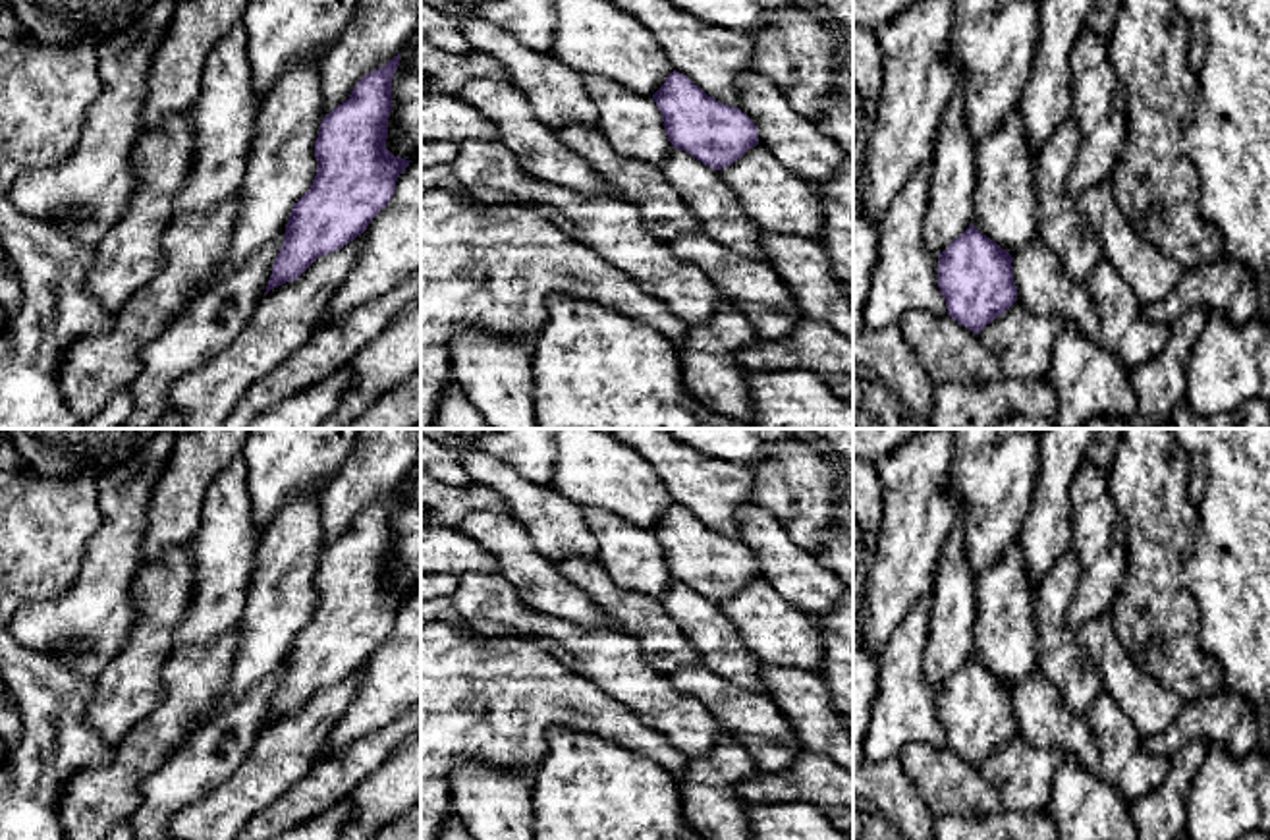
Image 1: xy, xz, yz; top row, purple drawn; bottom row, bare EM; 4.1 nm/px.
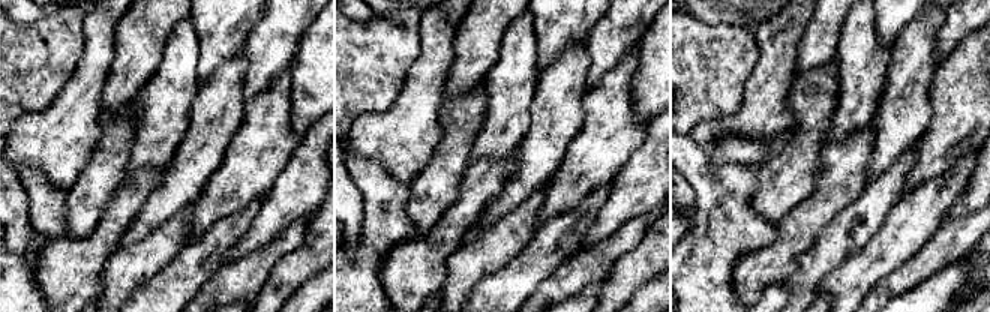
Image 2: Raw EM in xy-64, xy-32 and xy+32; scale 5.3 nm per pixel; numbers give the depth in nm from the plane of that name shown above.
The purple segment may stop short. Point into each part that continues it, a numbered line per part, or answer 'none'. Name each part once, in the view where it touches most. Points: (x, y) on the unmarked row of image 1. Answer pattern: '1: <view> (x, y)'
none

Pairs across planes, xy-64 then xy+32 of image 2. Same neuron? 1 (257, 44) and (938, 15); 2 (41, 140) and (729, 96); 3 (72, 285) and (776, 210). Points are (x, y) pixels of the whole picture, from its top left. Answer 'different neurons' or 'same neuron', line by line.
1: different neurons
2: different neurons
3: different neurons

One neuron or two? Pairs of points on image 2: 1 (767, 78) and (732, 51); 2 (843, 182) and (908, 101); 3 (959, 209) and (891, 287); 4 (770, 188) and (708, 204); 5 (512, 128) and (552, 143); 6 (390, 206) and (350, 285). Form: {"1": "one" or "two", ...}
{"1": "two", "2": "two", "3": "two", "4": "two", "5": "two", "6": "one"}

